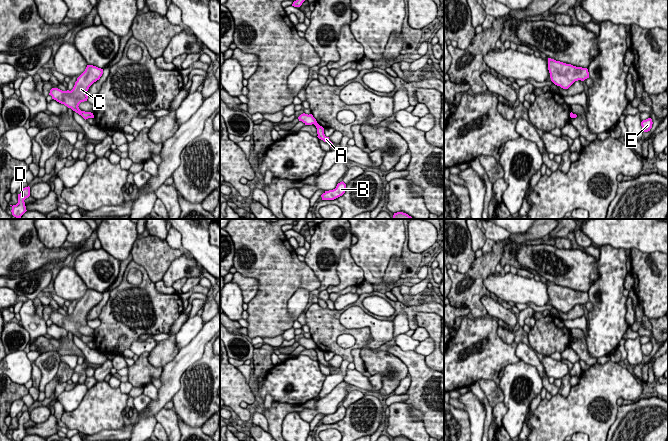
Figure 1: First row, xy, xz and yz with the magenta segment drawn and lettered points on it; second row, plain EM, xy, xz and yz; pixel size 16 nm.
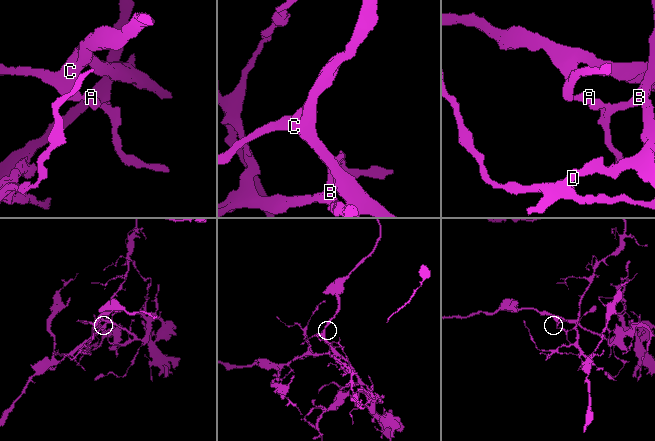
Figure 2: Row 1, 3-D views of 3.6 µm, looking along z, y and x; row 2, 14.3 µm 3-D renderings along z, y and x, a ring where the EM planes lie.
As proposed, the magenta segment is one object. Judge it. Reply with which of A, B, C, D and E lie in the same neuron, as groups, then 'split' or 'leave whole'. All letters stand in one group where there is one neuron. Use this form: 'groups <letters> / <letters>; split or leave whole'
groups A B D E / C; split

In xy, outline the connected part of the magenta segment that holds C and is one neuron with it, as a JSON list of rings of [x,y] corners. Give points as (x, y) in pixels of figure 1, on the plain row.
[[[87,289],[85,295],[77,302],[75,309],[71,315],[62,315],[58,312],[52,312],[49,319],[57,326],[64,328],[68,332],[81,339],[85,344],[93,341],[93,337],[81,335],[79,328],[87,325],[87,315],[89,311],[100,303],[103,293],[93,289]]]

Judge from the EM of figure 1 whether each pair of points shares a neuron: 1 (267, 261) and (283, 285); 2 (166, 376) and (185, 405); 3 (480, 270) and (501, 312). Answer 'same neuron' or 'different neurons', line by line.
1: same neuron
2: different neurons
3: different neurons

